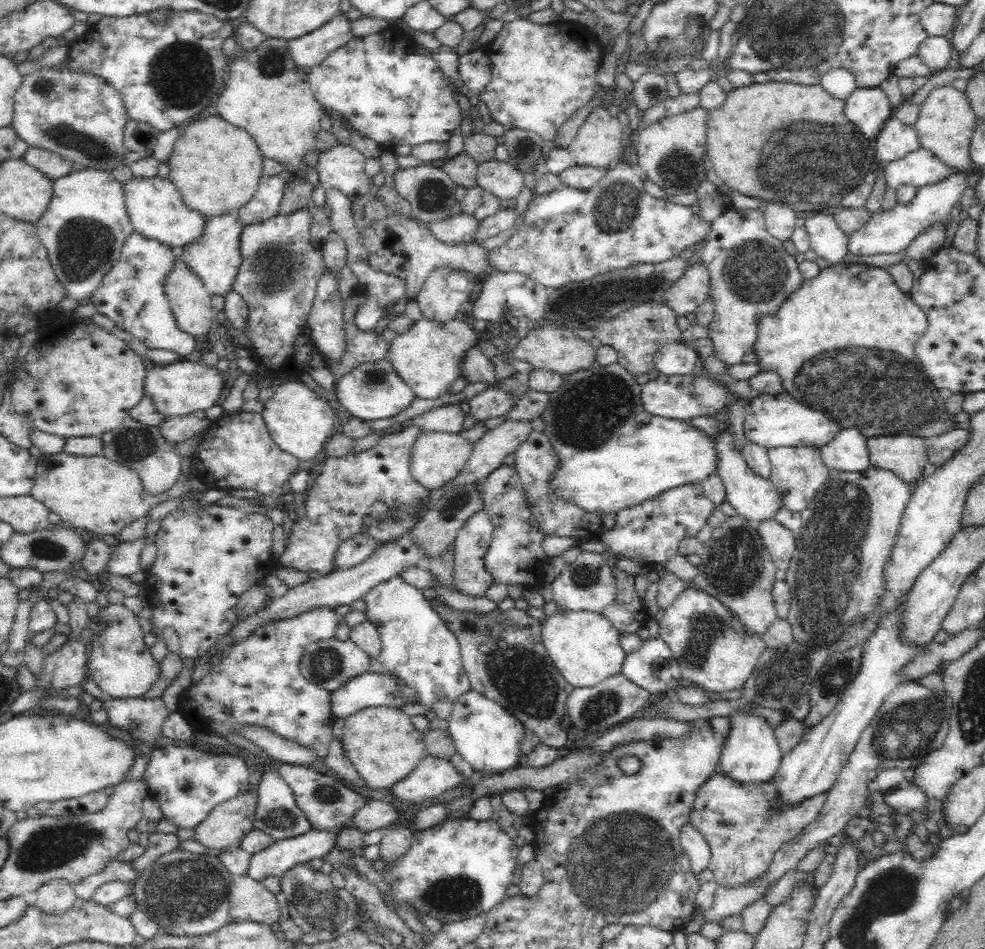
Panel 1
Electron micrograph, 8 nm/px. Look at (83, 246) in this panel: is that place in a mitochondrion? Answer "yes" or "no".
yes

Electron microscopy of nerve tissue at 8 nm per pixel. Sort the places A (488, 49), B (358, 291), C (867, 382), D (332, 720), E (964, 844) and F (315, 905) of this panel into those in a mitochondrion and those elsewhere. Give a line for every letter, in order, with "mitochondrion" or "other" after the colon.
A: other
B: other
C: mitochondrion
D: other
E: other
F: mitochondrion

